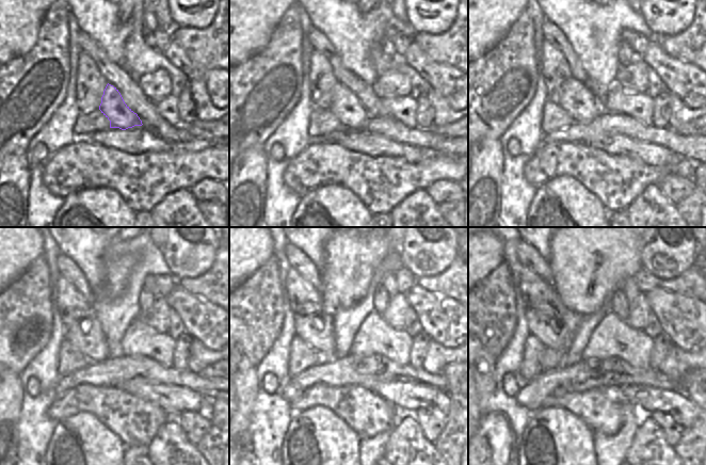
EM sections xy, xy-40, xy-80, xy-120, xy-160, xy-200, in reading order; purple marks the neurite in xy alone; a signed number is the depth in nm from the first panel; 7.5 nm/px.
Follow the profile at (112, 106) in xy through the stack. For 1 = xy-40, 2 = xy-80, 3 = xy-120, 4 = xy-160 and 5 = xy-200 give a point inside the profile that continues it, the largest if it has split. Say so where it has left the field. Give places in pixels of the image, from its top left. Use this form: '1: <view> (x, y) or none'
1: xy-40 (346, 106)
2: xy-80 (579, 101)
3: xy-120 (89, 337)
4: xy-160 (317, 331)
5: xy-200 (548, 331)

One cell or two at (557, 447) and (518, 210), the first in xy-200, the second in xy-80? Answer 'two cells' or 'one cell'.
two cells

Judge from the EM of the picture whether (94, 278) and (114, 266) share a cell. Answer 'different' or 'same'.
different

